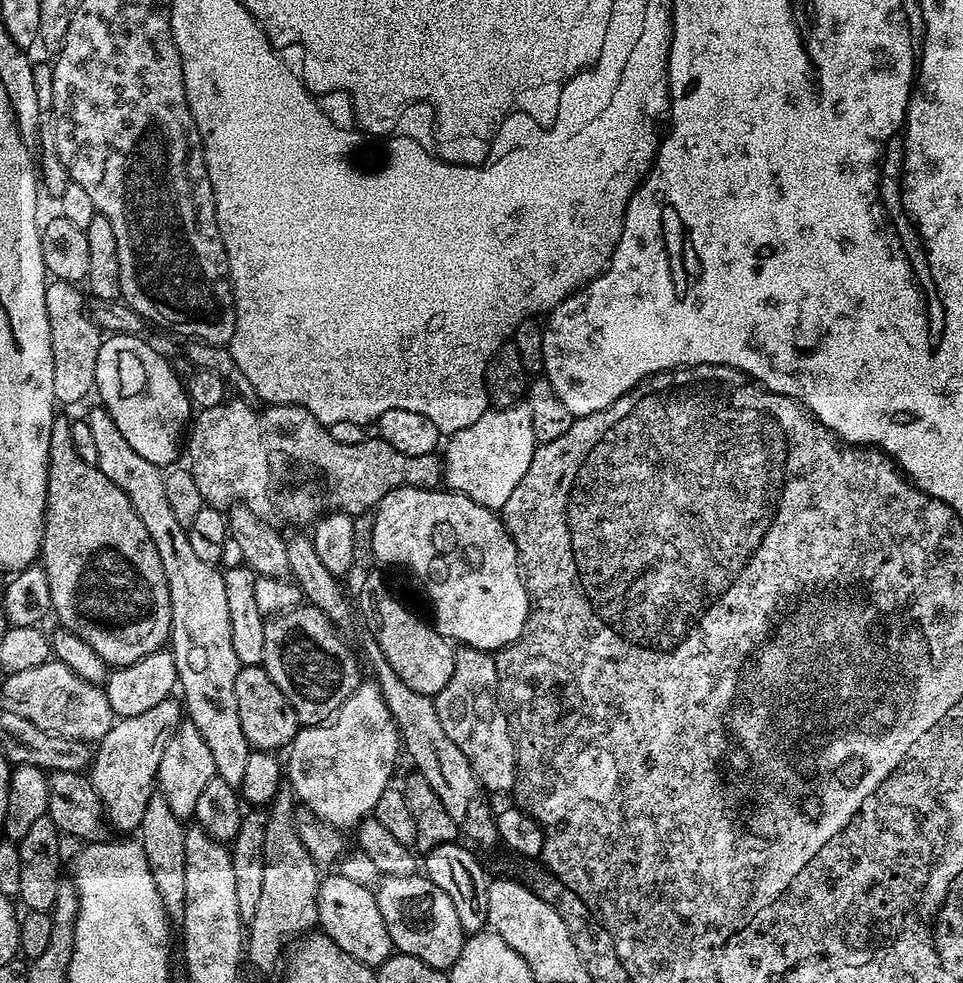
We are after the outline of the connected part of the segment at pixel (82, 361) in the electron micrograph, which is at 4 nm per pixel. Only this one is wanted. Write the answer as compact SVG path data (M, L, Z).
M53 279L46 290L46 318L50 318L50 346L54 354L54 398L57 405L76 404L96 386L101 329L92 321L85 293L75 283Z

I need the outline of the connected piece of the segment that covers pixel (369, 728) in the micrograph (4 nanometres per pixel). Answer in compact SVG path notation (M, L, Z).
M361 682L356 689L350 694L350 698L346 698L346 702L341 706L340 711L332 717L331 720L322 724L309 724L301 727L297 731L296 737L292 739L290 747L287 749L288 764L286 760L286 780L292 785L293 793L301 805L307 806L310 810L314 810L314 814L320 820L325 820L327 824L332 824L334 827L341 830L352 830L359 825L360 821L371 817L376 810L376 803L382 794L382 790L386 790L390 786L388 780L392 776L392 767L396 764L396 755L401 755L402 741L400 733L396 730L396 724L392 721L390 710L386 706L386 702L380 693L380 687L374 682Z

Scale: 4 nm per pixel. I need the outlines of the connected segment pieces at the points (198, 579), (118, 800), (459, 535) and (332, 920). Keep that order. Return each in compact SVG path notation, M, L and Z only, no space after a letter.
M95 406L86 413L86 419L94 437L94 443L98 450L98 462L96 467L130 498L130 506L142 518L142 526L146 526L150 538L158 550L158 558L162 558L162 570L166 574L166 586L170 590L170 614L172 615L172 634L170 637L170 651L176 667L176 678L179 691L184 691L182 704L186 709L186 716L190 723L206 738L206 746L210 746L210 754L214 758L217 776L221 776L230 786L239 789L240 783L246 774L246 762L250 745L246 734L242 734L242 718L238 718L238 694L234 690L234 682L238 678L241 665L238 662L238 654L234 654L234 646L230 639L230 609L226 603L226 582L223 571L217 565L210 562L202 562L198 554L190 546L188 530L181 526L178 518L170 511L170 501L166 498L166 486L164 485L164 472L161 465L154 462L146 462L142 454L138 454L122 438L114 418L102 406Z
M169 698L142 714L117 719L111 730L99 740L90 765L90 779L104 804L107 823L120 831L117 833L132 834L139 829L142 814L146 814L146 802L150 802L154 794L158 766L162 762L166 742L170 742L181 723L181 701Z
M395 488L394 490L390 490L390 494L383 496L376 504L372 521L374 522L374 554L376 555L377 561L379 561L381 565L401 564L402 567L409 568L409 570L424 583L424 588L428 591L429 598L432 599L432 608L436 611L434 627L445 640L455 642L460 646L477 648L483 652L495 654L499 652L501 648L507 648L509 644L513 644L514 641L524 633L530 607L528 586L524 582L520 555L514 546L512 535L509 534L507 528L504 527L503 519L501 519L493 509L487 508L486 506L478 506L478 502L474 502L470 498L466 498L462 494L451 490L437 490L435 488Z
M333 874L325 875L318 890L318 928L324 932L350 958L369 966L379 966L387 962L394 949L390 934L386 934L386 922L378 911L375 891L369 885L350 882L350 878Z

